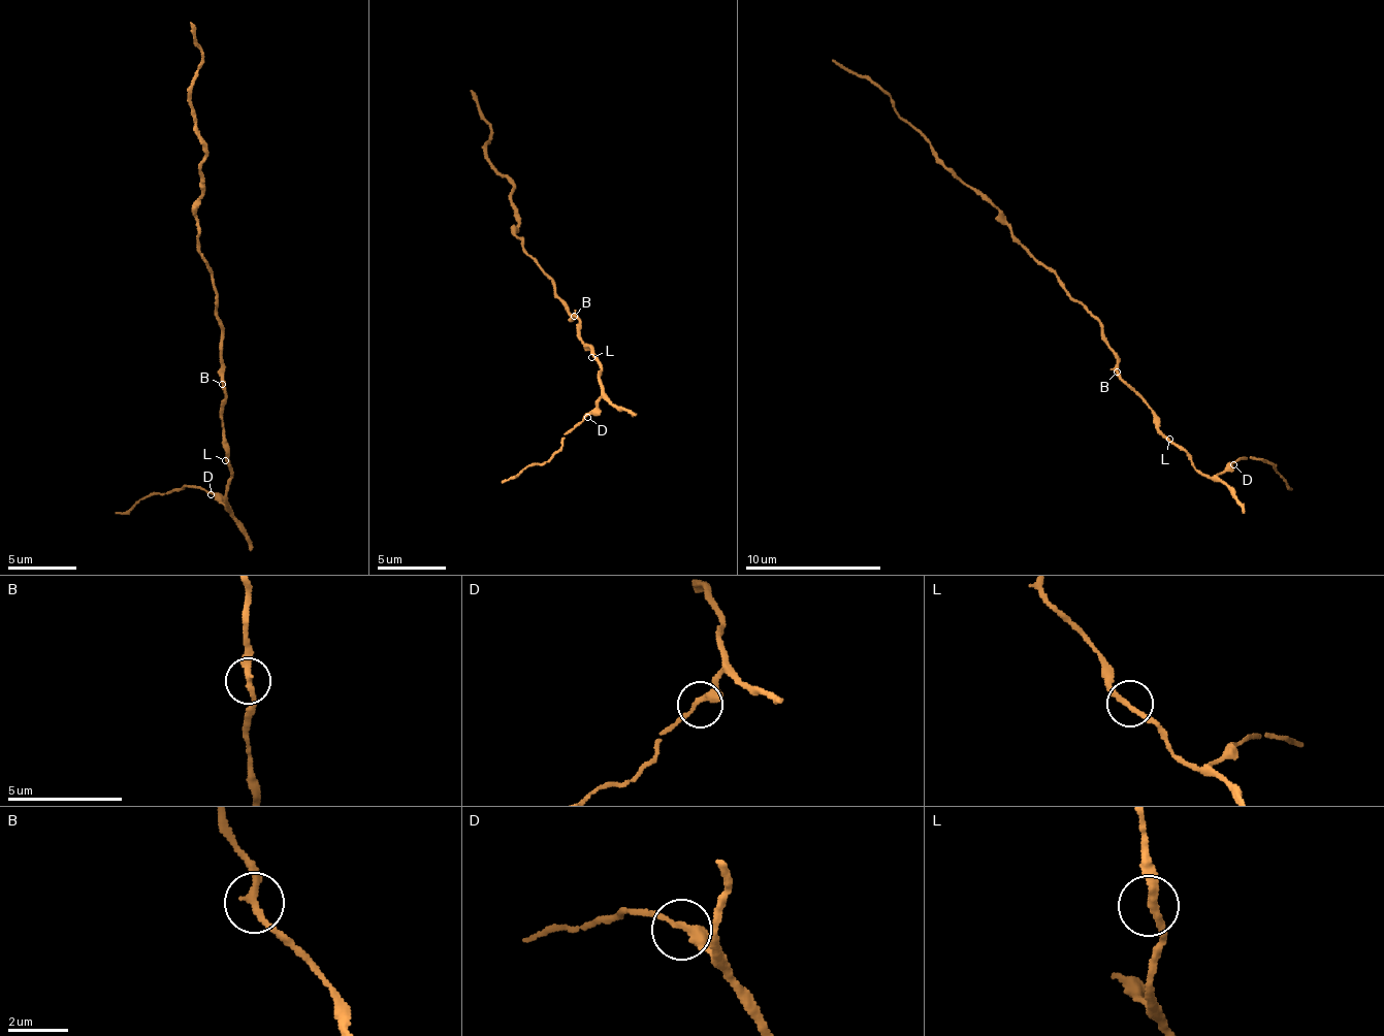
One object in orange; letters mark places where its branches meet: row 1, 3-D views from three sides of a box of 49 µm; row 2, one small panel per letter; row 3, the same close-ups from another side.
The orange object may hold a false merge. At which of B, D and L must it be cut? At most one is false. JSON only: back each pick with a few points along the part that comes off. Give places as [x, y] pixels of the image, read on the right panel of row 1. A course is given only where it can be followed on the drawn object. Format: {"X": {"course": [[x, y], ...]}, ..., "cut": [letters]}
{"cut": []}

